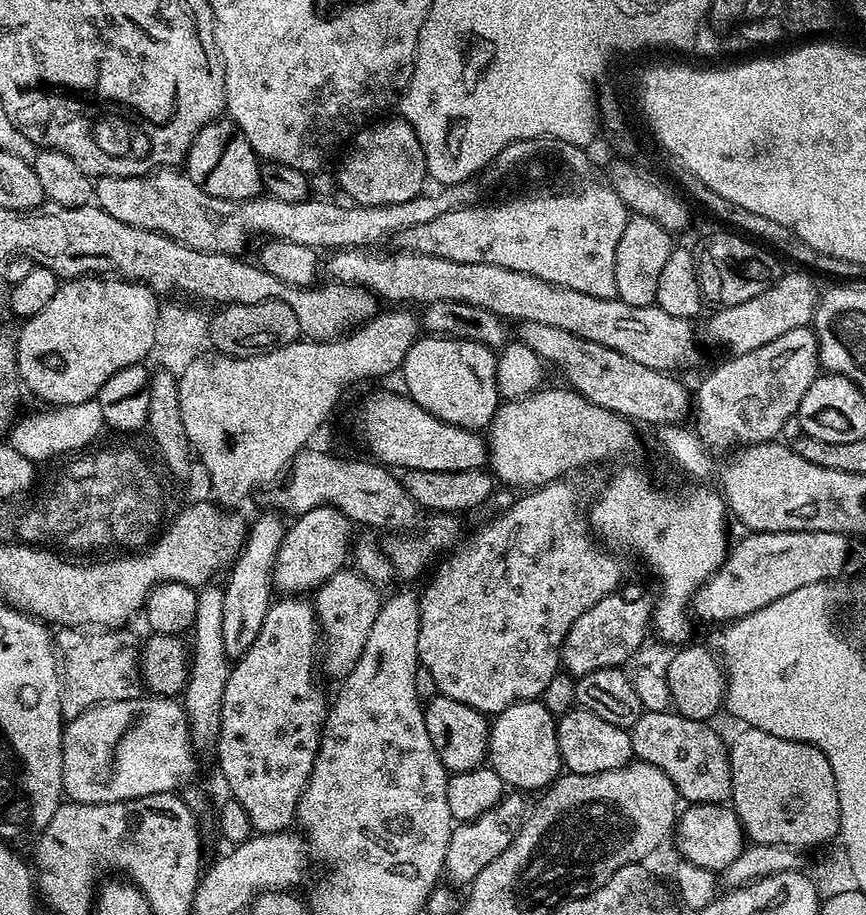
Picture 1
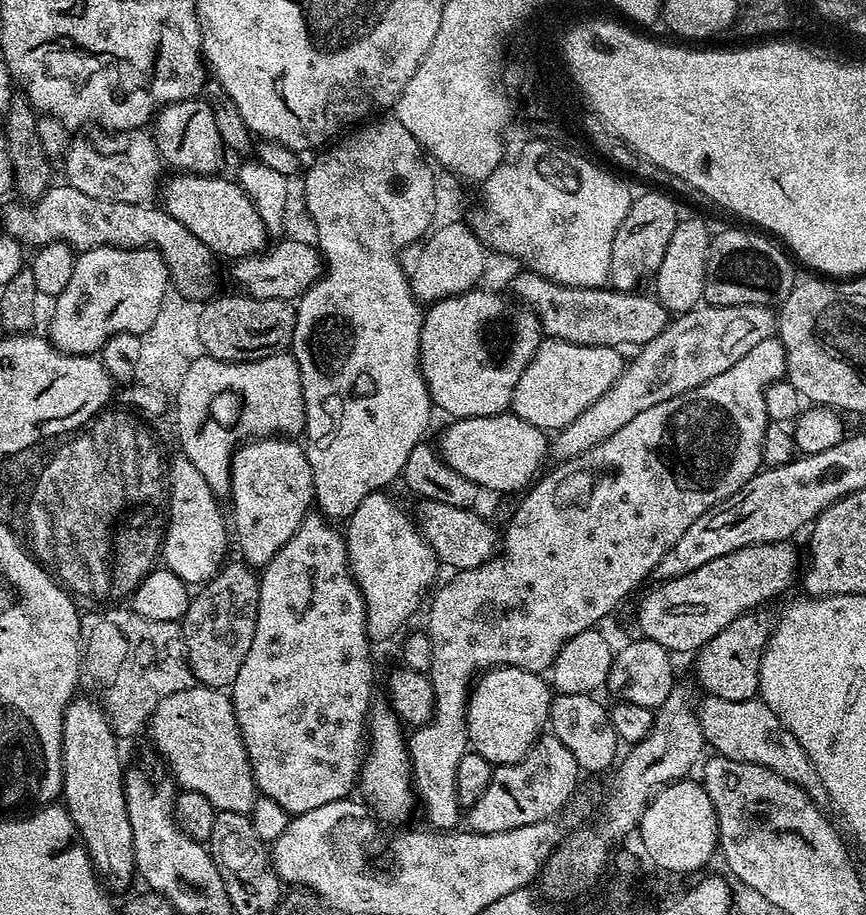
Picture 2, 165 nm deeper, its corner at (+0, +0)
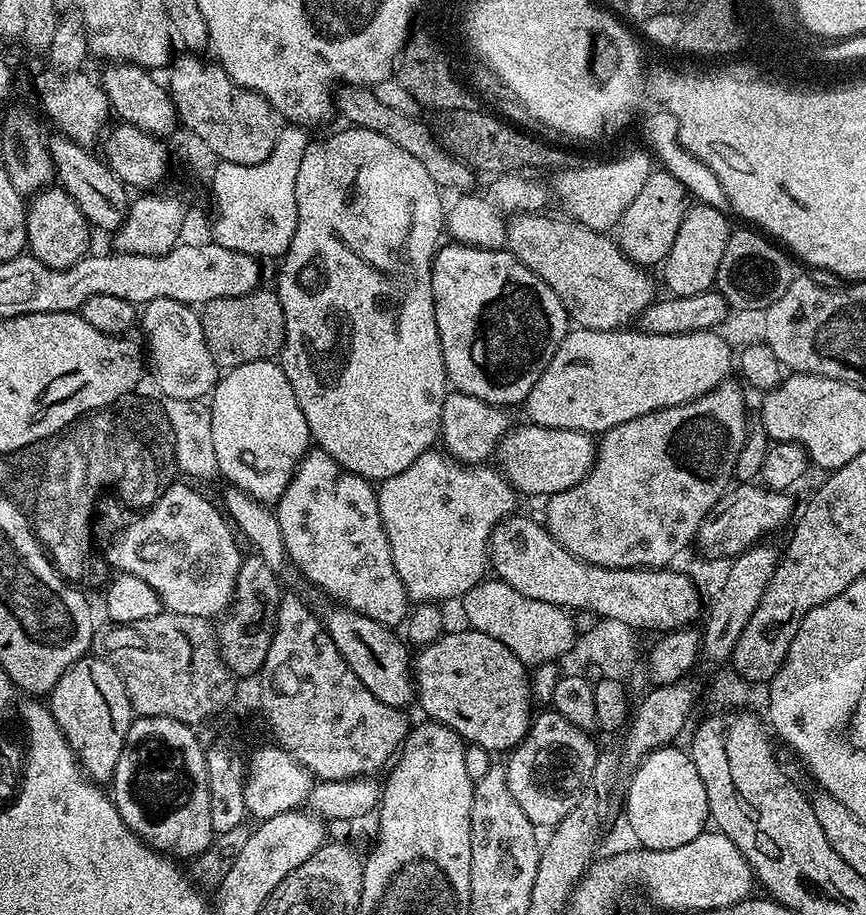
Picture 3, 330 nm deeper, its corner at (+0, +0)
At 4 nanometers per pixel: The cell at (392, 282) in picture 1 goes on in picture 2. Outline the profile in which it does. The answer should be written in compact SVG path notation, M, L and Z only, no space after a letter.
M280 240L257 252L255 256L243 256L231 265L232 276L243 291L263 300L299 301L322 275L322 256L315 243L304 240Z

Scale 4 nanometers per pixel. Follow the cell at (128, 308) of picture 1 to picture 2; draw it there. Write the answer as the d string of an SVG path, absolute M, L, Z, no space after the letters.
M85 248L74 262L74 278L70 278L66 290L54 298L53 304L56 305L52 308L52 325L46 329L46 335L59 352L66 352L70 356L91 356L99 353L105 342L118 334L129 332L140 336L150 330L169 292L168 267L157 248Z

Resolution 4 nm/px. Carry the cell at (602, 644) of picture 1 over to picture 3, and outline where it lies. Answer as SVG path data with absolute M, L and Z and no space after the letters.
M756 482L737 483L725 492L724 497L710 509L708 517L700 523L694 541L695 547L700 547L701 554L712 560L727 561L742 555L747 548L755 548L768 538L764 536L778 531L788 519L793 519L790 497L788 492L772 492Z

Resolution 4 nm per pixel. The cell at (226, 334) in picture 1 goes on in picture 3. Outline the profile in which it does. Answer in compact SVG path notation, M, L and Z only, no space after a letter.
M257 290L234 298L214 298L199 309L202 333L220 370L279 357L280 349L284 347L282 302L275 291L264 291Z

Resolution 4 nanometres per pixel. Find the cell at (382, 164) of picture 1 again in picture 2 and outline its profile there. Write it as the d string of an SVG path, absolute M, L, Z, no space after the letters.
M388 118L388 120L378 121L377 124L372 123L365 123L363 127L356 130L361 130L361 132L354 133L349 140L341 139L325 147L317 155L321 156L317 158L316 164L310 165L309 168L307 165L302 176L304 200L308 203L309 214L316 219L317 224L314 240L322 253L322 260L326 267L320 279L314 282L314 286L310 286L310 290L306 290L306 294L301 296L296 304L296 325L290 351L298 362L298 370L302 374L302 392L306 410L304 426L306 437L308 436L304 444L304 453L308 456L312 471L314 504L332 522L347 521L348 517L354 514L354 510L358 510L366 494L387 489L389 487L387 484L391 480L401 479L406 466L406 458L410 458L410 454L425 439L424 431L427 430L428 423L432 420L432 412L434 413L434 405L424 381L424 374L420 369L420 331L424 325L425 309L421 301L417 300L412 290L410 276L404 272L399 257L405 248L413 247L433 227L435 218L434 168L426 159L426 153L414 138L414 134L410 134L410 130L402 126L402 122L398 122L395 118Z

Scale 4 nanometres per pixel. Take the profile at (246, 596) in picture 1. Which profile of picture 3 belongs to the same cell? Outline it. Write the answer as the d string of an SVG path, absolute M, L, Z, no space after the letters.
M275 359L246 362L237 368L229 368L219 377L210 393L210 407L219 475L225 476L231 487L249 492L261 504L275 505L295 474L300 459L313 443L306 414L302 414L302 406L298 406L298 398L294 398L290 378L286 378L282 366Z

